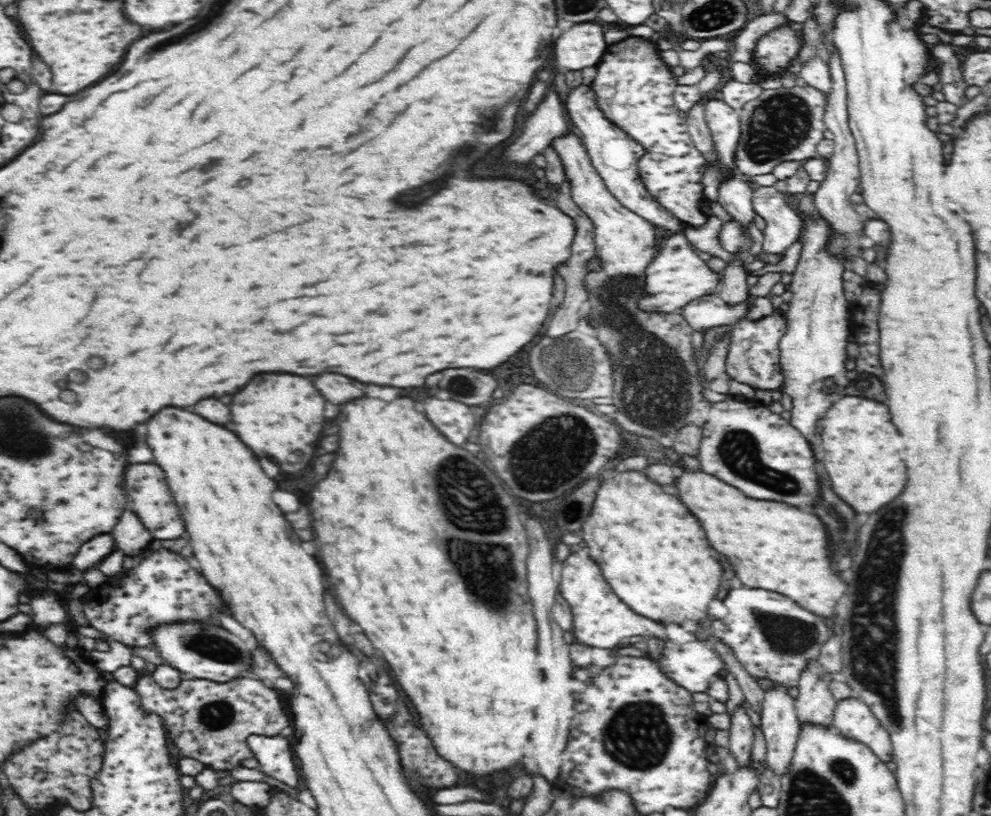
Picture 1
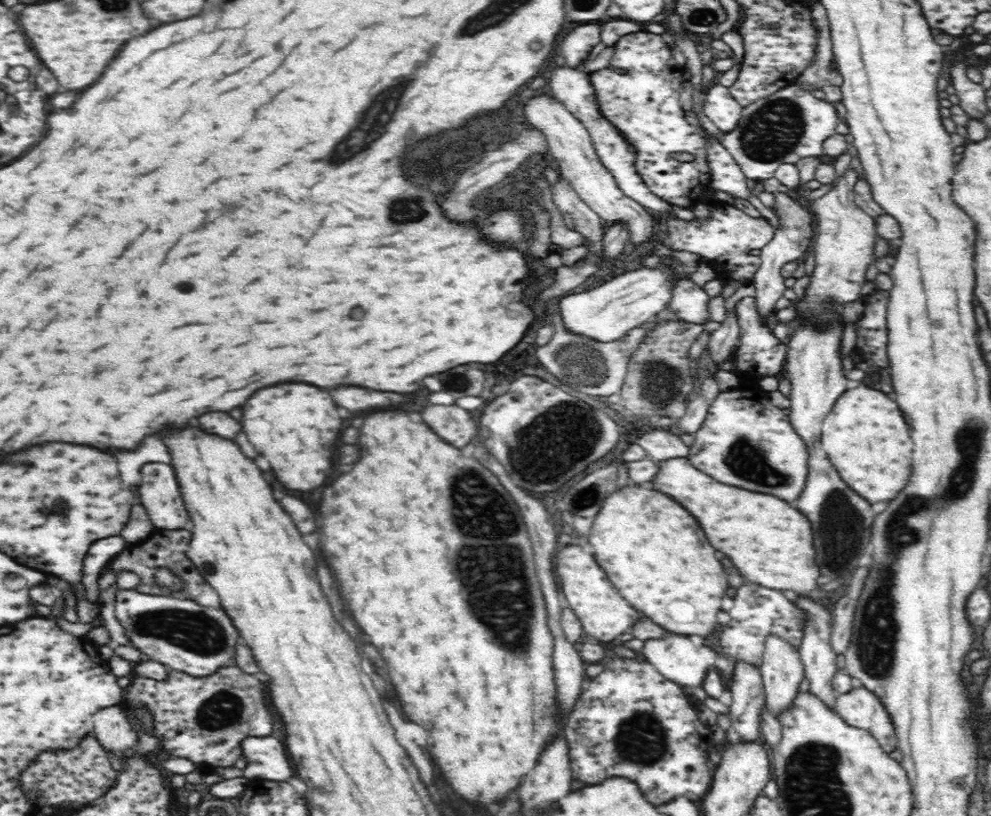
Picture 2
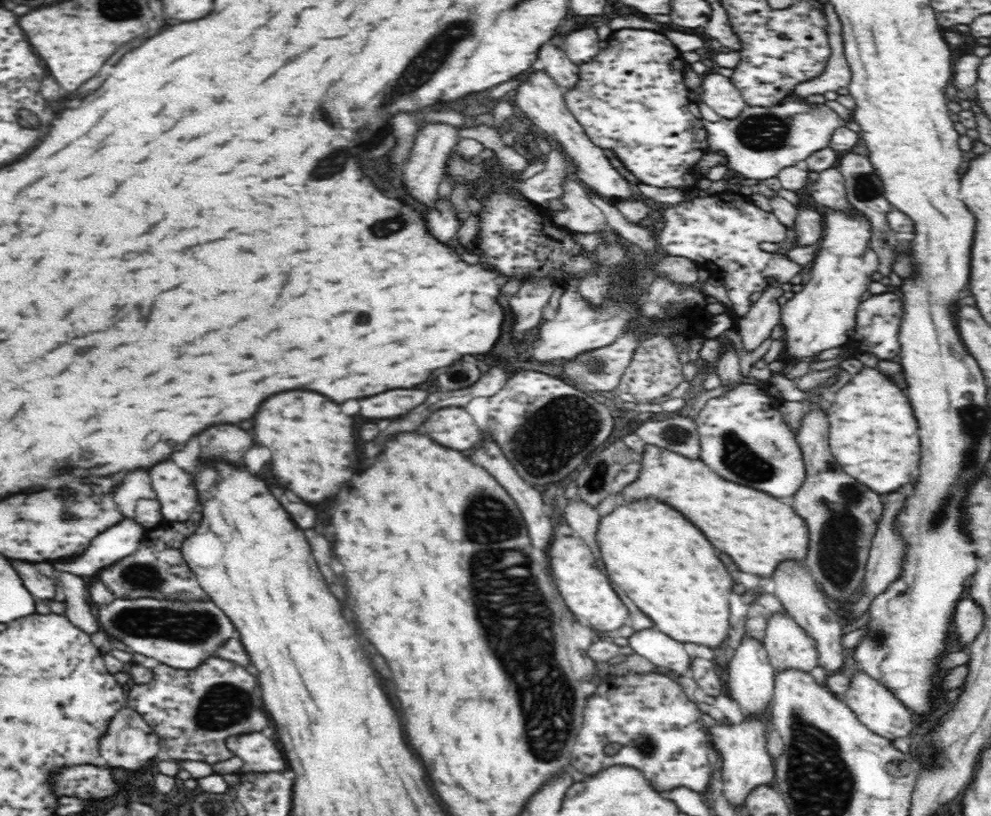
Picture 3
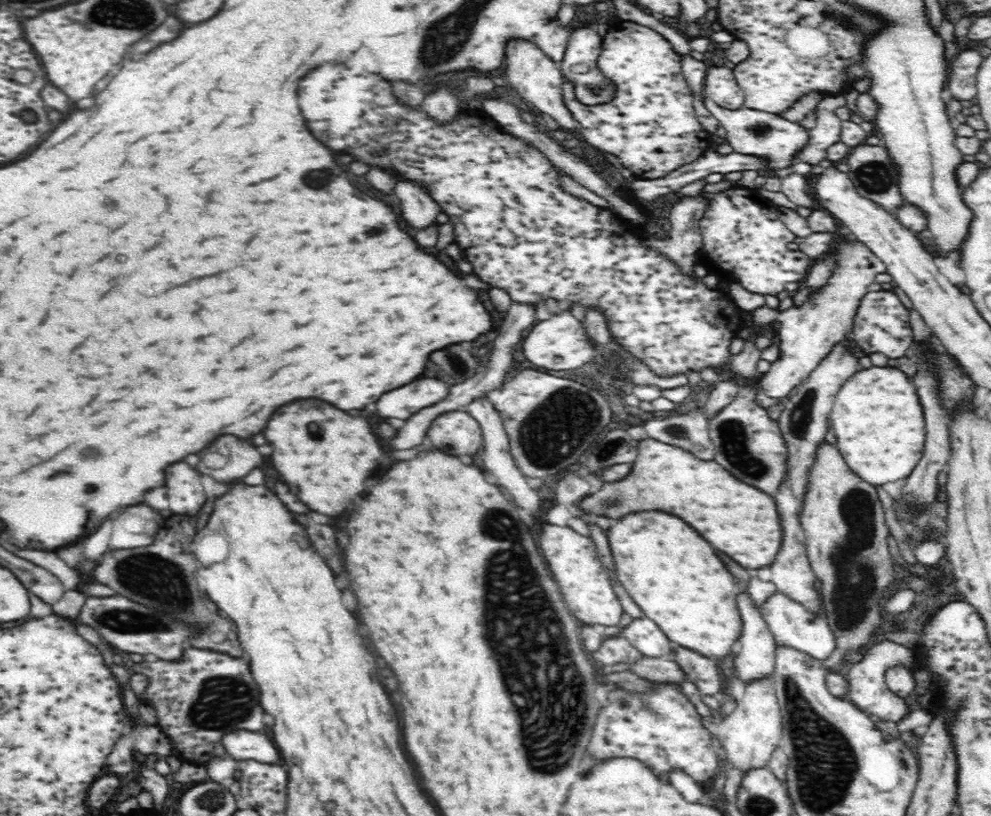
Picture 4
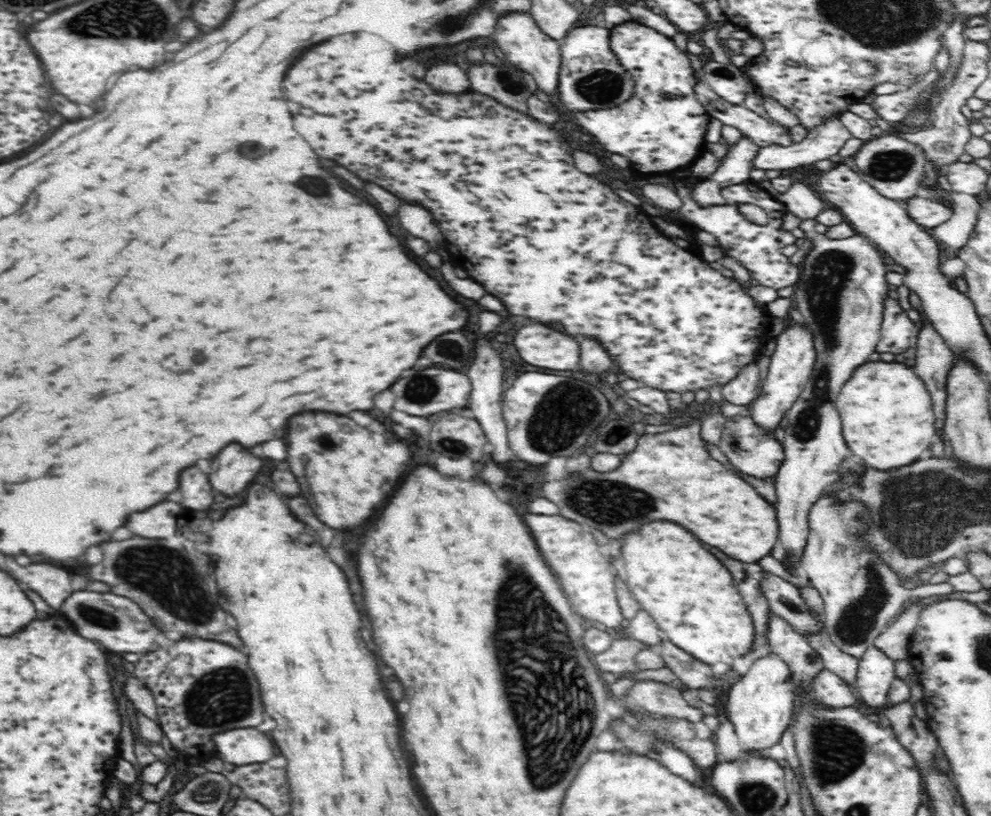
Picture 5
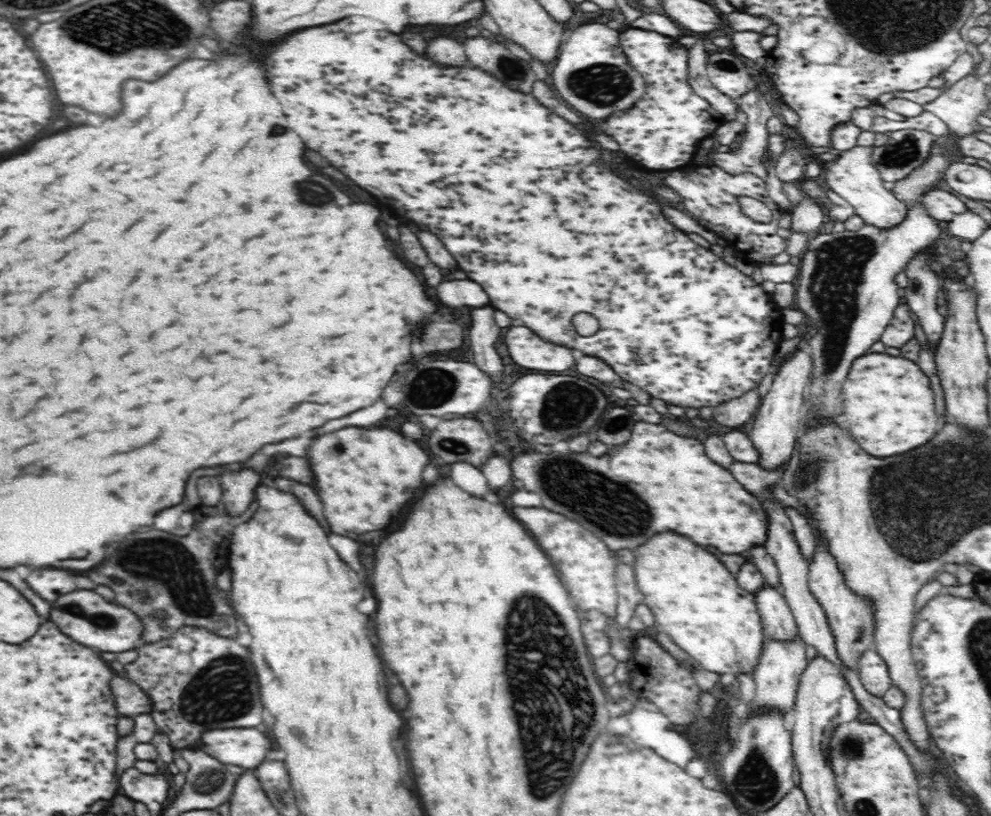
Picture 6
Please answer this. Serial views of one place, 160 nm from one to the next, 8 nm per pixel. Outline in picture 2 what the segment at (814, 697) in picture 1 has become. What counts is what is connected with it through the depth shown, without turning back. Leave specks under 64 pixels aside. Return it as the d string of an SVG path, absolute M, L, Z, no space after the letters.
M792 592L786 593L788 598L791 599L796 607L800 610L804 610L806 613L806 620L804 620L803 630L804 637L800 644L798 651L802 664L804 664L804 672L806 672L806 678L810 680L810 692L814 694L820 702L834 709L836 706L837 694L832 686L832 679L838 672L839 668L836 665L836 654L831 645L831 632L832 632L832 613L831 607L822 606L817 600L813 598L801 598L794 596Z

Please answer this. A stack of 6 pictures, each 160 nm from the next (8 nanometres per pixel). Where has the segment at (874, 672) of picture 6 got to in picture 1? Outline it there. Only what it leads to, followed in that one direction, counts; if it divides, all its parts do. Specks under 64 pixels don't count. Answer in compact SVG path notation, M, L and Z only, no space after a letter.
M853 696L837 700L833 726L844 737L867 744L883 762L893 760L893 746L889 733L862 699Z

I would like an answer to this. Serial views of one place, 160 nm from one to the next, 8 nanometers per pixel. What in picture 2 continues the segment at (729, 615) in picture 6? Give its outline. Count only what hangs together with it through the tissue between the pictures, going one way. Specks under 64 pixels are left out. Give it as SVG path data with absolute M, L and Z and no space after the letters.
M626 486L606 497L598 516L593 520L588 538L594 546L596 561L608 575L609 581L617 588L634 609L659 624L668 634L690 636L698 634L704 638L718 628L716 620L720 602L728 588L728 574L714 556L716 550L704 536L700 524L688 514L678 502L662 492L648 488Z

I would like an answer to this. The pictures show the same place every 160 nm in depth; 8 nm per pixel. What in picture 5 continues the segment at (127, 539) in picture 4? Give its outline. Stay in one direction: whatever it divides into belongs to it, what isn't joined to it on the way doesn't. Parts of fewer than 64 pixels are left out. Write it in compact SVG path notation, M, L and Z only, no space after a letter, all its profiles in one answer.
M161 502L140 514L134 514L126 526L136 536L142 536L142 538L170 538L176 534L176 524L180 512L182 512L180 504Z

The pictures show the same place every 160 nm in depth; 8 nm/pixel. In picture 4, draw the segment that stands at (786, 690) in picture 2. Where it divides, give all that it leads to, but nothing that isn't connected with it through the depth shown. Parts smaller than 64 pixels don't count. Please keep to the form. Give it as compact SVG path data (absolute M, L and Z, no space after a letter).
M779 590L774 592L759 609L777 644L791 646L820 660L825 660L832 654L835 646L834 635L824 616L818 618L803 604L788 598L786 594Z

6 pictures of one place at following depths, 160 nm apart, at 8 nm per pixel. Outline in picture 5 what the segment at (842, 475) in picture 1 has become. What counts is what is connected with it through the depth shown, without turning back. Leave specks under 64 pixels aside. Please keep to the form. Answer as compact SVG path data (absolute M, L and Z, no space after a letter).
M866 362L852 374L852 378L842 386L842 392L836 401L836 408L842 416L842 432L851 456L858 456L864 464L876 470L890 470L912 464L934 440L934 412L932 398L924 382L914 374L912 368L898 362Z

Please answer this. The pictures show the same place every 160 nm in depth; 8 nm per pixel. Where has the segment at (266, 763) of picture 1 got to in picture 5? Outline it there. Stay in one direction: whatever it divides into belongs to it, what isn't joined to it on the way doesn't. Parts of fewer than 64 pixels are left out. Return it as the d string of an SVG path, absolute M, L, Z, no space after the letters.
M242 728L216 734L216 752L224 762L244 766L254 762L268 762L274 756L274 744L256 728Z

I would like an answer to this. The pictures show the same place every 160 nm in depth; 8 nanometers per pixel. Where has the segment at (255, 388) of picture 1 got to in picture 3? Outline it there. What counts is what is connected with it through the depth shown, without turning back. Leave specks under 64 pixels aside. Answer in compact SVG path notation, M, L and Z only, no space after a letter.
M290 390L268 398L254 418L254 434L258 444L272 450L270 464L276 480L306 502L332 498L348 478L358 474L354 468L360 458L354 418L346 416L338 404L322 394Z

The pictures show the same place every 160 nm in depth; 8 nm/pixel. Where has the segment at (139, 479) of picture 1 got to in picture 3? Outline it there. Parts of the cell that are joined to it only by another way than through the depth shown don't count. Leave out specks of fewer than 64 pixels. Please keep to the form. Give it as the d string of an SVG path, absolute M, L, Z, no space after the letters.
M162 462L150 470L150 476L166 520L184 522L196 512L196 494L192 494L188 474L184 474L182 468L174 462Z

